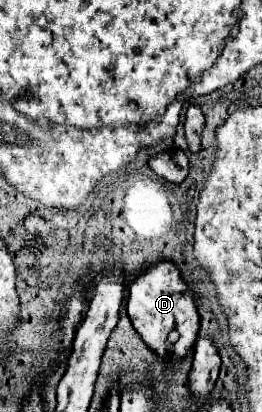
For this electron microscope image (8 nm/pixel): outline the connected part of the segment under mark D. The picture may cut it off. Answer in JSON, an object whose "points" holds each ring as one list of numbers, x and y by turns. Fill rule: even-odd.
{"points":[[158,262,144,270,130,286,128,316,140,334,142,342,160,358,186,358,194,352,194,342,198,336,198,312,194,304,192,288,182,280,180,270,172,262],[176,330,178,340,170,342,168,334]]}

